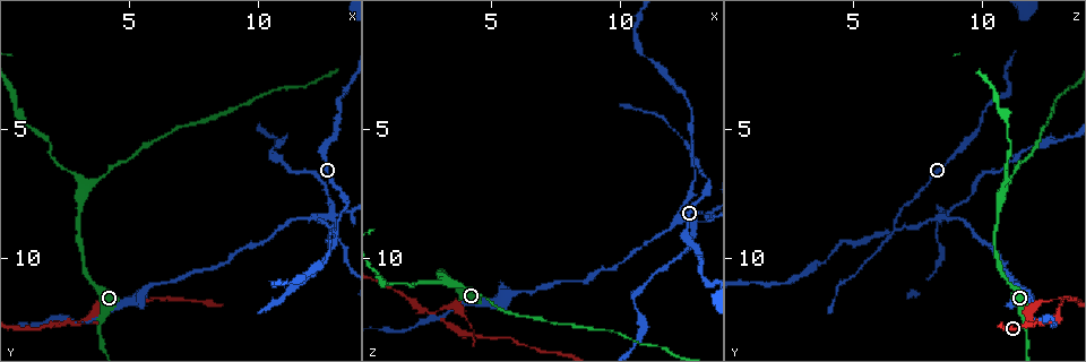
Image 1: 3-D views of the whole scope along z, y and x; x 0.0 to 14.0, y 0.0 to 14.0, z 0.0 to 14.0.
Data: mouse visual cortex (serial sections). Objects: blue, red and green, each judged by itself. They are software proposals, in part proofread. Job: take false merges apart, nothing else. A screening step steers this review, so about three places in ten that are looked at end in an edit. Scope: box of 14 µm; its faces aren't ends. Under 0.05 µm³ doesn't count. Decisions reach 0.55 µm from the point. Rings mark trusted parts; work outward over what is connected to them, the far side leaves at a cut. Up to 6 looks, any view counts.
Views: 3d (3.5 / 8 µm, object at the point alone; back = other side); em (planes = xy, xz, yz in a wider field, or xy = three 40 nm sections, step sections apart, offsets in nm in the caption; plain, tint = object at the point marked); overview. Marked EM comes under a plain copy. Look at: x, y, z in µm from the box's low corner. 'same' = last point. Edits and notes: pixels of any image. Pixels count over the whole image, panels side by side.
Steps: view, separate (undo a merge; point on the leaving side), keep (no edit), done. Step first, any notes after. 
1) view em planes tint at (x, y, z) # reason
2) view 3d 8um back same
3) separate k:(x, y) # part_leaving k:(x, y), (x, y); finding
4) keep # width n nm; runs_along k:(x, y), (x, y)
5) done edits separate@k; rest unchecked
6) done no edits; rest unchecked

view em xy step 5 tint at (13.0, 8.9, 6.6) # sharp bend

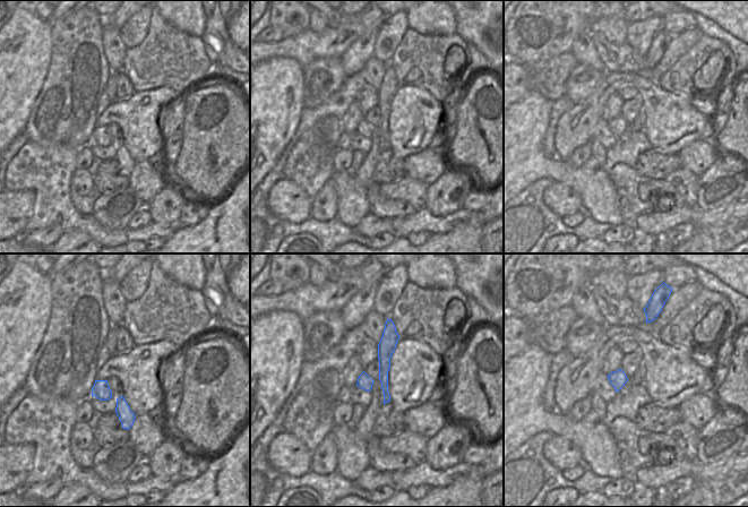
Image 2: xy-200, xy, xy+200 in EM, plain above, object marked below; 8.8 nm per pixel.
view 3d 3.5um same # wider look

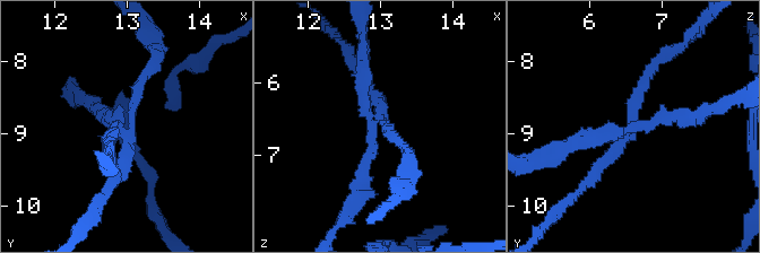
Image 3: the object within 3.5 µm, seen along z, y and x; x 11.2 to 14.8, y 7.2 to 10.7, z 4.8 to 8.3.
separate 3:(579, 136) # width 130 nm; part_leaving 3:(631, 130), (724, 105); a second cell is stuck on

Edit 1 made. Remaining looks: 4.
view 3d 8um at (3.3, 7.5, 10.8) # a fork

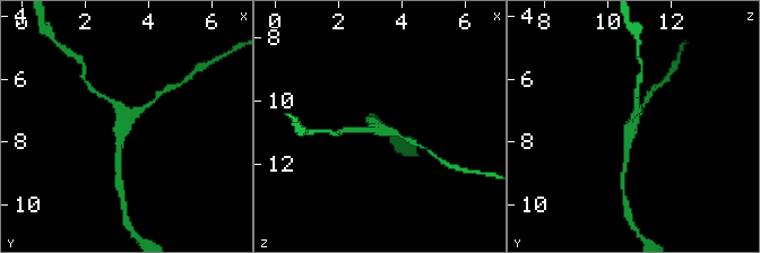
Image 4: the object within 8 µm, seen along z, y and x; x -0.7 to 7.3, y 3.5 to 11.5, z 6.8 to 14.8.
view 3d 3.5um back at (3.3, 7.4, 10.8)

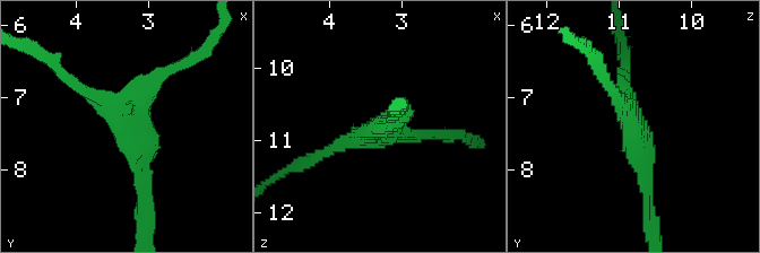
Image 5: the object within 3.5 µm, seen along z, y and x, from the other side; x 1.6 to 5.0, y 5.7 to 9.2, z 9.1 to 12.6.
view em planes tint at (3.25, 7.50, 10.80) # arms 3; arm_widths 150, 200, 200 nm

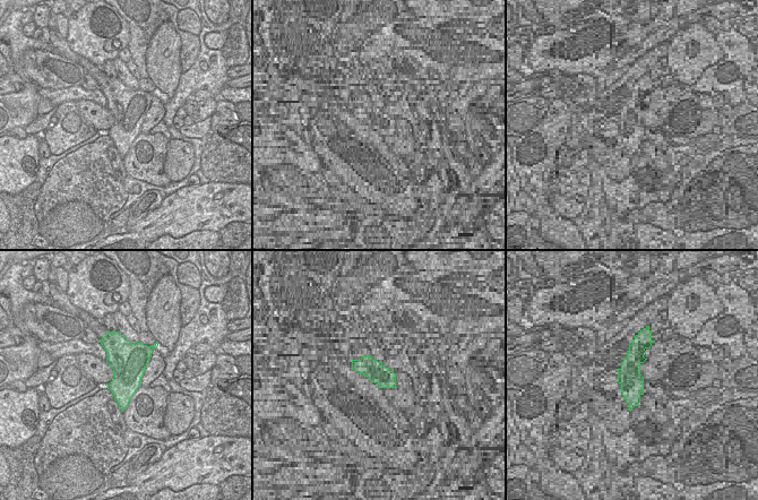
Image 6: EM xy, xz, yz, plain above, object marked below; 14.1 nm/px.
keep # all the same cell

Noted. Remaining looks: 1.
done edits separate@3; rest unchecked

